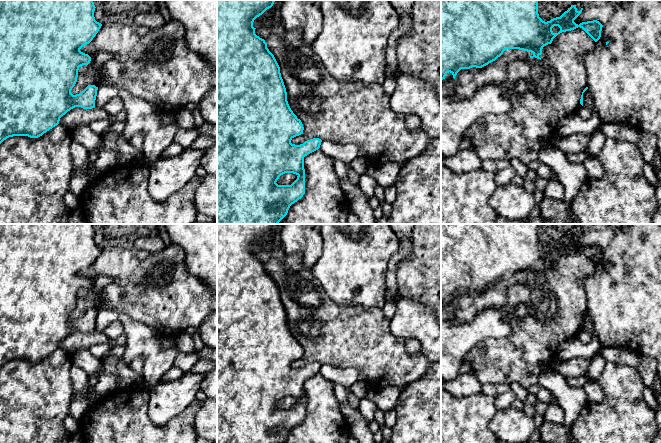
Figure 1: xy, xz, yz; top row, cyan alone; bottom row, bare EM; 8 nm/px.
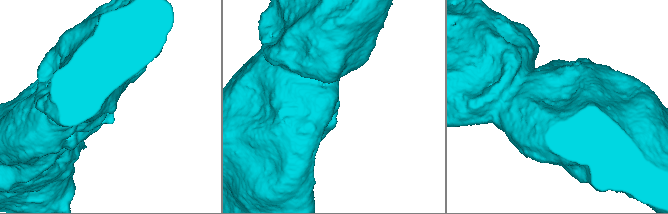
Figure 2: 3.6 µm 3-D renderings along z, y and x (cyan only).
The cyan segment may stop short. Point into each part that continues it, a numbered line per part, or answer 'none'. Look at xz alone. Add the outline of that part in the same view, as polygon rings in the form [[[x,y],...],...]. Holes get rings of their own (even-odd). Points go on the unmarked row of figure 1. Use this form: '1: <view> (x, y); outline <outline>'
none

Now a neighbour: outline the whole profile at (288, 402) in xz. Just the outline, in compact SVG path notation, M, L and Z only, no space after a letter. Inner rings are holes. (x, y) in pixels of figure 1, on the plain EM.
M285 397L279 401L276 407L278 409L291 409L297 403L297 400L293 397Z

